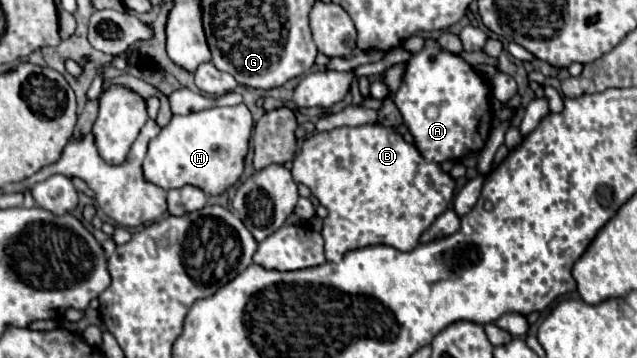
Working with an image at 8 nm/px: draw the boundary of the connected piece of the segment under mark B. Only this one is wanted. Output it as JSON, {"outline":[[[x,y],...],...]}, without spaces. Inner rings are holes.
{"outline":[[[379,123],[361,125],[361,127],[337,127],[337,129],[333,129],[333,131],[315,133],[315,135],[311,135],[311,137],[307,137],[307,139],[303,141],[303,145],[301,145],[299,155],[293,159],[291,175],[293,175],[293,179],[295,179],[297,183],[307,185],[307,187],[311,189],[311,193],[319,199],[319,203],[329,209],[329,215],[323,219],[323,231],[321,231],[321,233],[323,233],[323,239],[325,239],[325,257],[327,257],[327,261],[333,261],[333,263],[337,263],[349,249],[357,249],[357,247],[365,247],[365,245],[379,245],[379,243],[385,243],[385,245],[391,245],[391,247],[395,247],[395,249],[399,249],[399,251],[411,251],[411,249],[415,249],[417,243],[419,243],[419,237],[423,235],[423,231],[427,231],[429,225],[437,219],[437,215],[441,215],[441,213],[447,209],[447,205],[449,205],[449,201],[451,201],[451,197],[453,197],[453,189],[455,189],[455,179],[453,179],[449,173],[445,173],[445,171],[441,169],[441,163],[433,163],[433,161],[425,159],[425,157],[417,151],[415,145],[409,145],[409,143],[397,133],[395,127],[385,127],[385,125],[379,125]]]}

